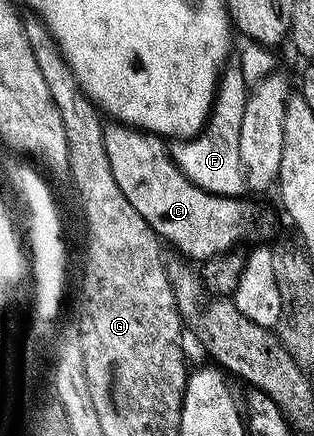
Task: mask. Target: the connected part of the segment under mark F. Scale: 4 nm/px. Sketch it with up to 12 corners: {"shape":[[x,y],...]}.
{"shape":[[224,66],[206,127],[175,164],[214,195],[238,196],[238,134],[249,88]]}

